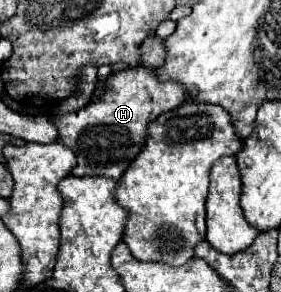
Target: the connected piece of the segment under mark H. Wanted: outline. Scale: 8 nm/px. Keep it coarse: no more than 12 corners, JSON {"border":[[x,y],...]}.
{"border":[[156,68],[112,74],[100,100],[58,116],[74,176],[118,180],[148,124],[186,102]]}

